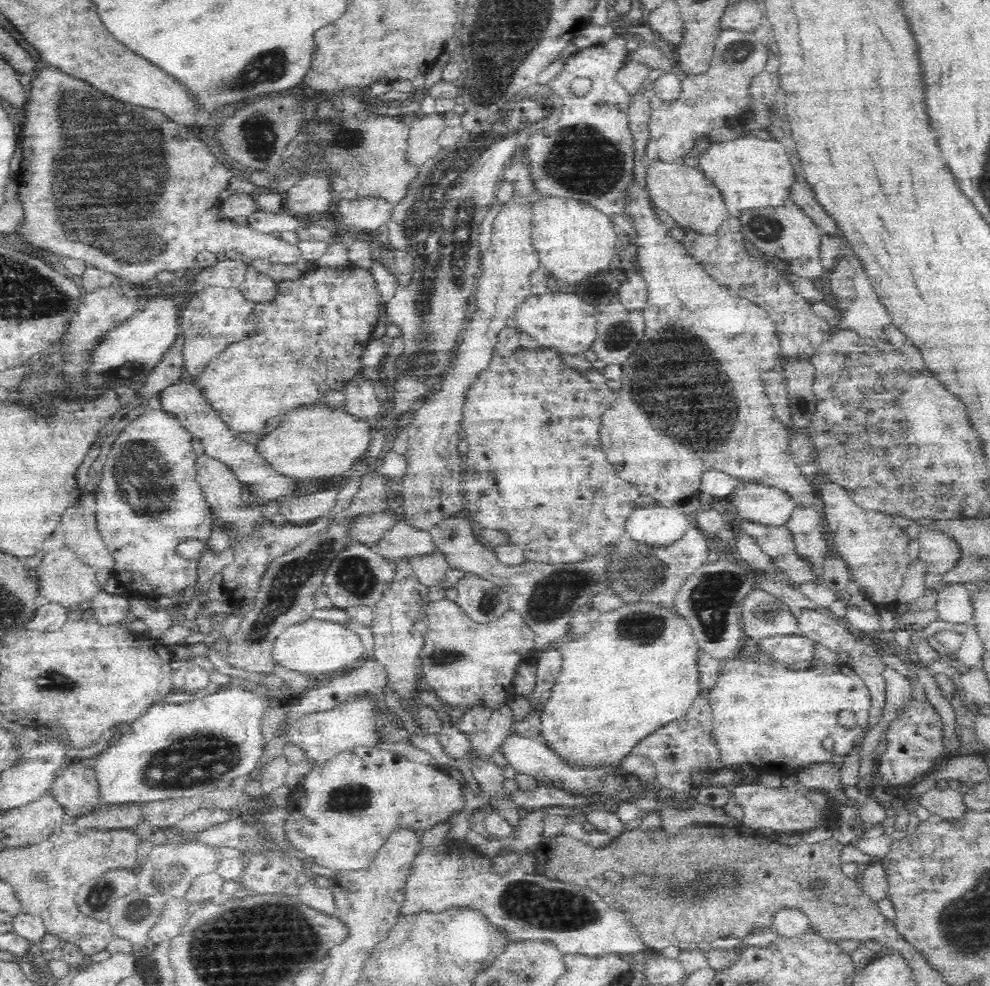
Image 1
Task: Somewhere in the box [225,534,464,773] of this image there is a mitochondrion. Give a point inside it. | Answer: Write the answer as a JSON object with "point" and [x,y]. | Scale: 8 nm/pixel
{"point":[289,579]}

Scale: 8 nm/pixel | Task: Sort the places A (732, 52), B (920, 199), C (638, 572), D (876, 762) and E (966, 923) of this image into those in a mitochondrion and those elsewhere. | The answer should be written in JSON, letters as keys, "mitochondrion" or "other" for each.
{"A":"mitochondrion","B":"other","C":"mitochondrion","D":"other","E":"mitochondrion"}

